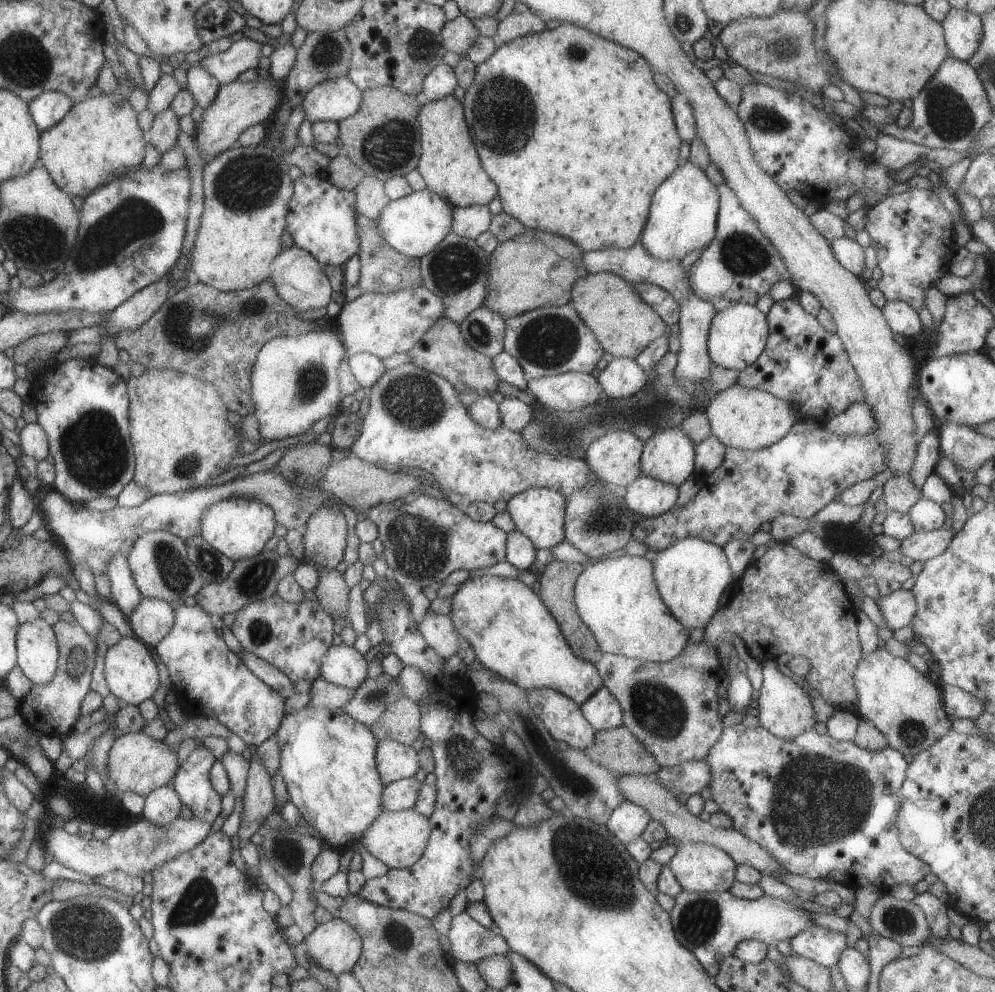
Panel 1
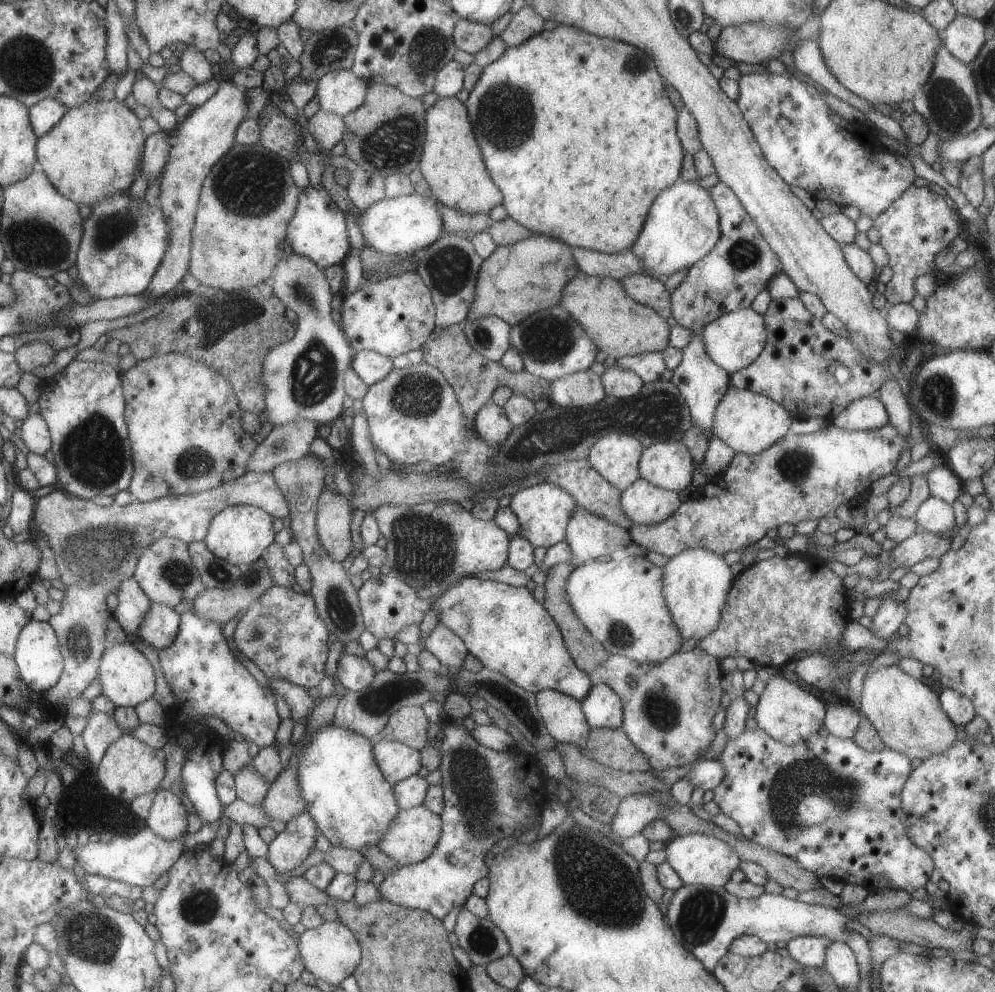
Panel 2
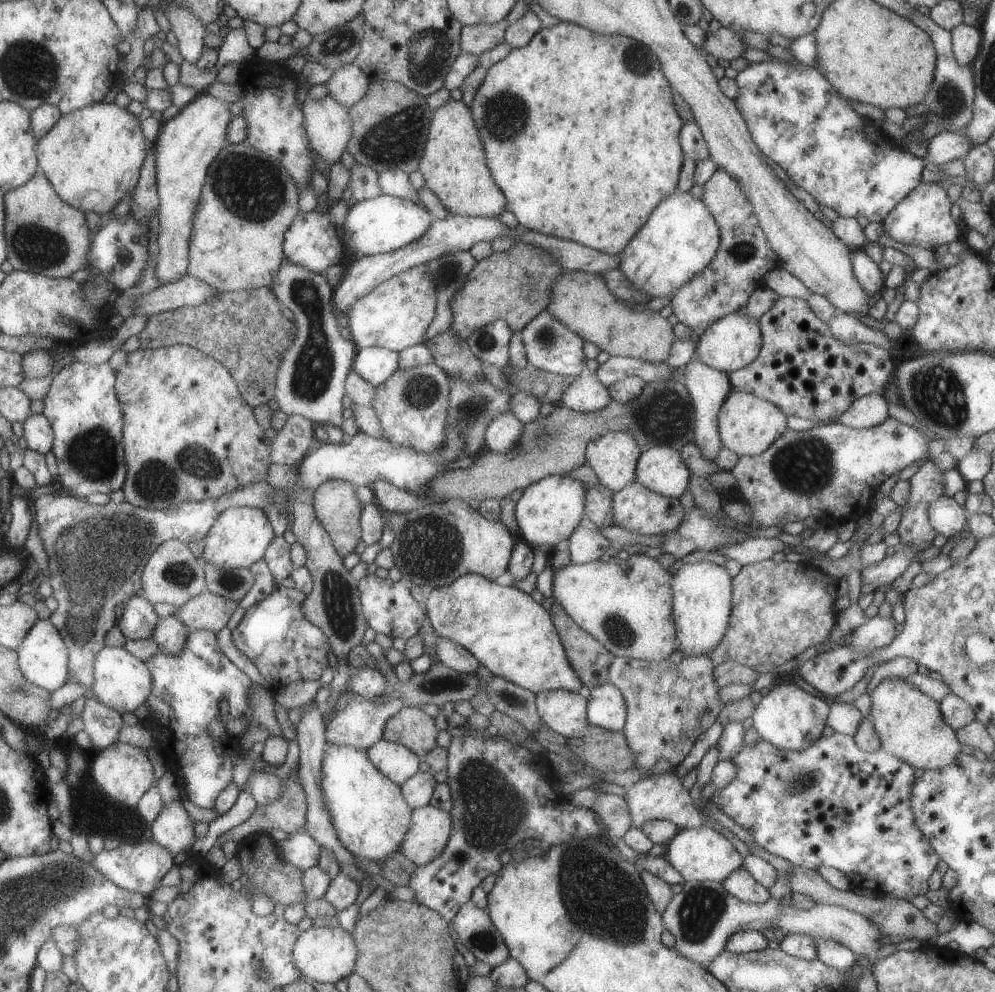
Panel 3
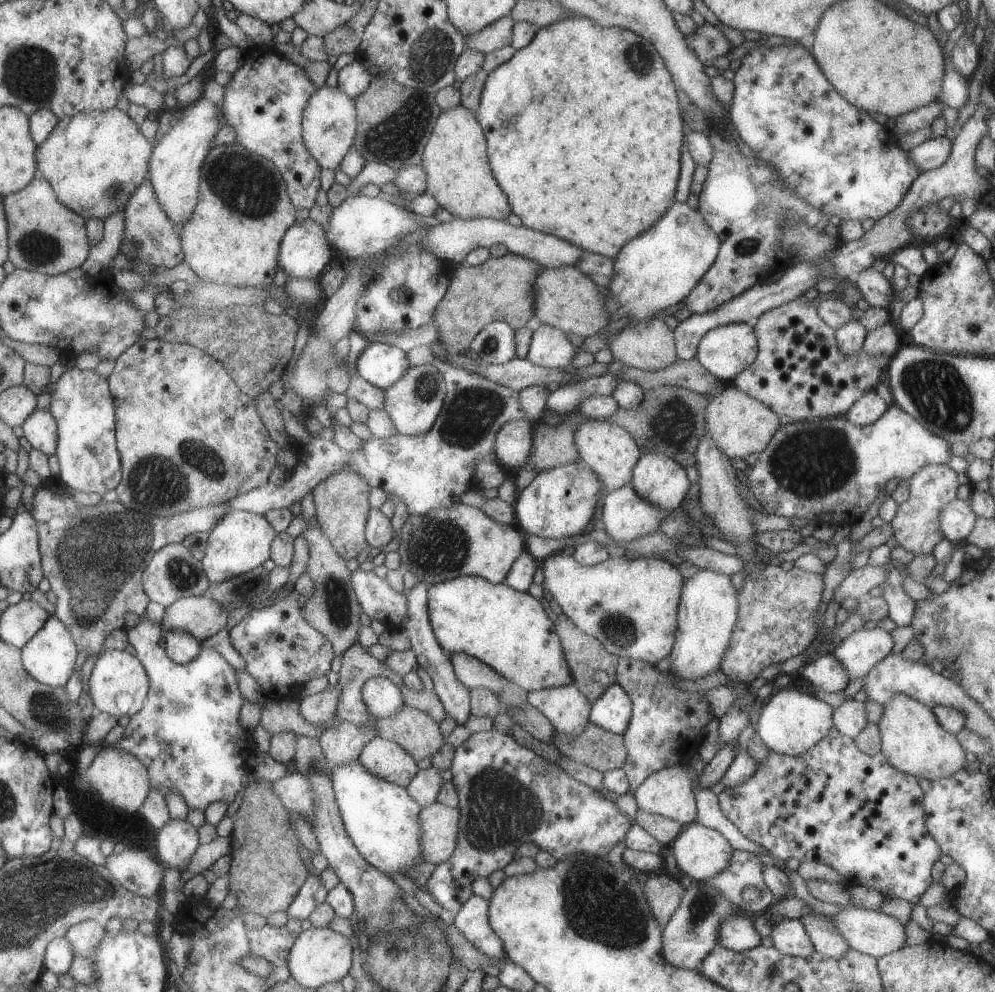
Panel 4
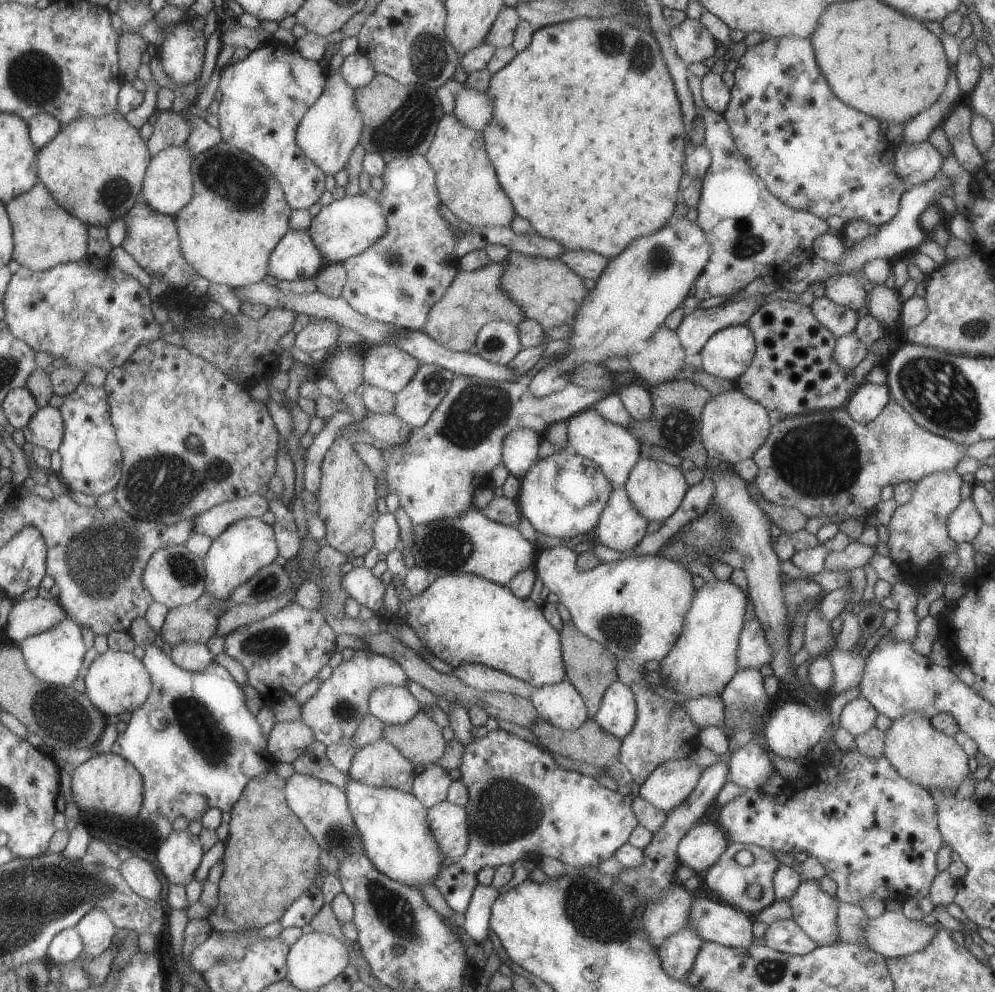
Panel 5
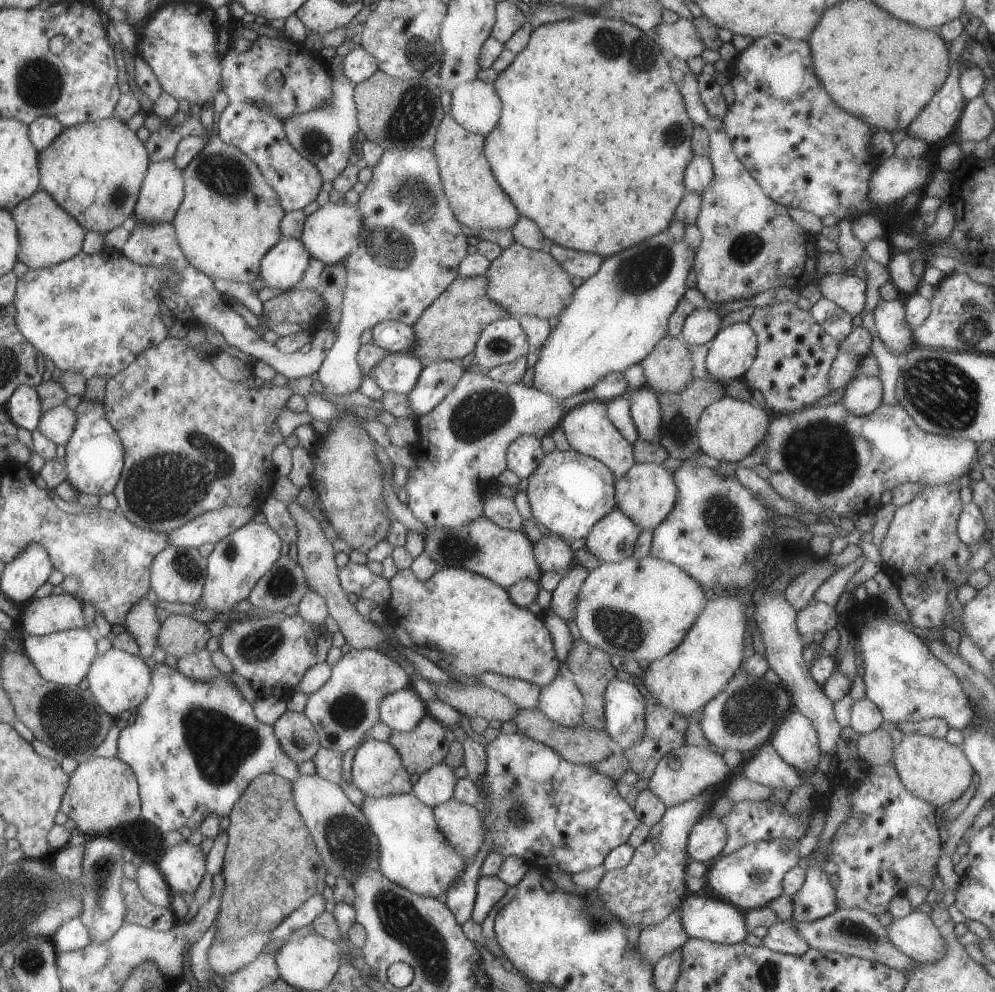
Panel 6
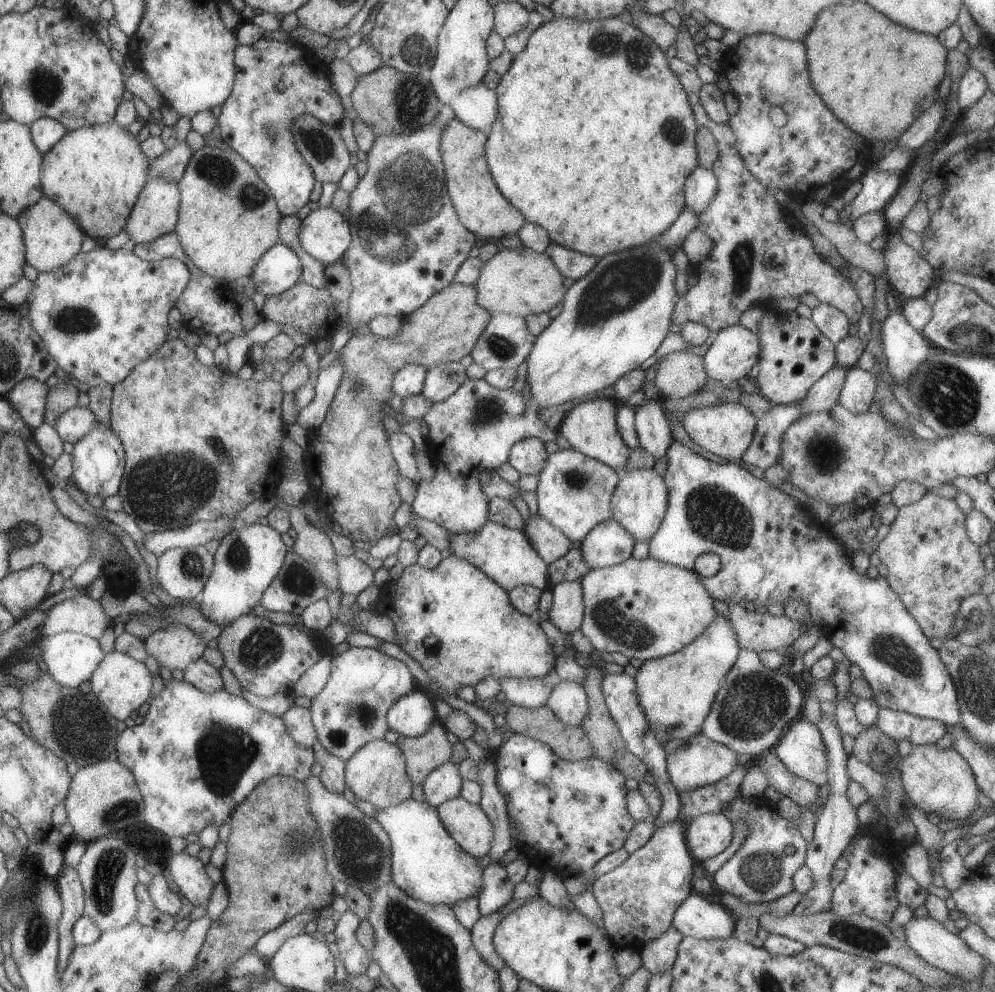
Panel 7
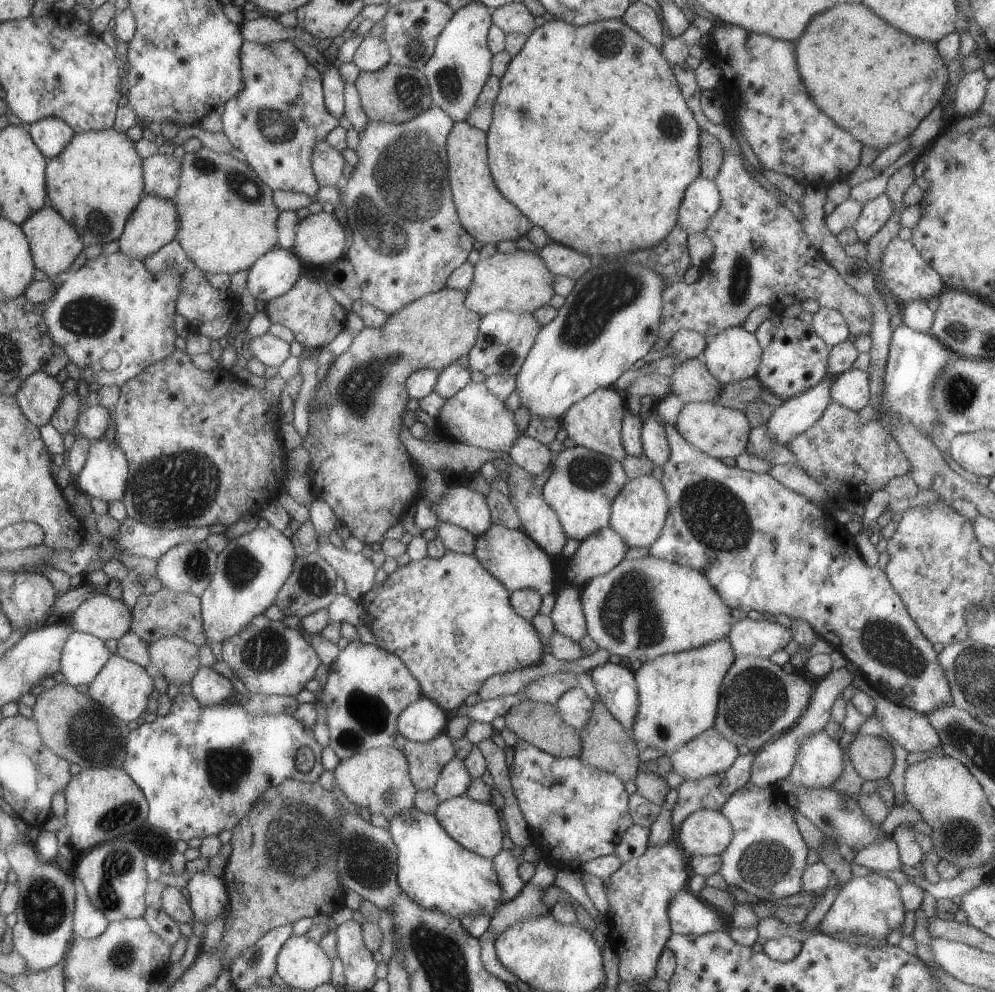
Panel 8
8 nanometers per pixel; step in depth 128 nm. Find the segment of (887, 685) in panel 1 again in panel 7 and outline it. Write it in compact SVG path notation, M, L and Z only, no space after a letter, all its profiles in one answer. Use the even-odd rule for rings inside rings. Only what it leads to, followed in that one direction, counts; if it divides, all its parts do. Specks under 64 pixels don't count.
M912 745L911 752L898 766L902 789L910 804L928 814L937 814L940 820L963 822L979 807L978 786L969 765L953 749L938 749L933 745Z

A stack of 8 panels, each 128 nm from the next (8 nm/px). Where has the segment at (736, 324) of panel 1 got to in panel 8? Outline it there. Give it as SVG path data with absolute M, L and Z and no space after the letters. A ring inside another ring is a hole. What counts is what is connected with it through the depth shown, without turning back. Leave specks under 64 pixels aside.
M727 327L716 334L706 344L700 359L707 367L707 370L720 383L734 383L756 374L761 358L761 349L754 334L743 329L743 327Z

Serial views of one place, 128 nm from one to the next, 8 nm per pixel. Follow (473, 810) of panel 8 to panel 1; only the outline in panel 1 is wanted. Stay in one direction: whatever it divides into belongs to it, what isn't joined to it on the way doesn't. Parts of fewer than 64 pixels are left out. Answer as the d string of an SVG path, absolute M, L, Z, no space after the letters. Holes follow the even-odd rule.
M413 809L383 811L364 832L363 846L389 869L406 870L421 858L429 838L429 820Z

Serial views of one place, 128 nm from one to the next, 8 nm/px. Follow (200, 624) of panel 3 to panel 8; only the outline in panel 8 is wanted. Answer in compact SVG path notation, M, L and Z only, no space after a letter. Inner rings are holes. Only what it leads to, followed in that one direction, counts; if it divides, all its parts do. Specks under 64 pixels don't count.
M161 637L147 644L147 648L150 656L151 672L157 672L168 684L174 682L178 688L181 688L184 684L189 684L200 667L198 647L179 637Z

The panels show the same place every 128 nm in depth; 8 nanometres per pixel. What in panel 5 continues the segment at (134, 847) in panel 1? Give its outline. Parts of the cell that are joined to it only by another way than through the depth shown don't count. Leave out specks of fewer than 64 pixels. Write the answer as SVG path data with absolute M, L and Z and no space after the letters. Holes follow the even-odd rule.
M131 856L123 861L117 869L124 881L140 897L152 901L159 900L161 894L161 882L157 878L157 872L151 868L147 861Z

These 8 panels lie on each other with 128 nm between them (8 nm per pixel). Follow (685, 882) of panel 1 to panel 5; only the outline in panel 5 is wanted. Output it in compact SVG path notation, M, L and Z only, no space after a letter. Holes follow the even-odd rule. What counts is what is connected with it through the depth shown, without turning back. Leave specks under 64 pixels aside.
M703 822L693 825L683 838L678 842L676 851L680 864L687 868L692 868L697 874L707 870L711 865L715 864L716 860L721 856L721 853L728 845L726 833L717 828L717 824L713 822Z

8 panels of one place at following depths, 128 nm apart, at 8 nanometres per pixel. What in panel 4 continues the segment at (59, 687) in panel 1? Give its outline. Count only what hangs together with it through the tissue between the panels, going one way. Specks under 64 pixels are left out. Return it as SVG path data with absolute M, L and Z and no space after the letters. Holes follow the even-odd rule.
M43 486L36 488L28 511L36 522L42 576L47 578L56 596L52 616L56 616L68 628L78 649L84 648L87 655L93 653L99 656L104 650L105 637L112 630L123 628L124 615L131 613L141 617L150 601L142 587L142 572L151 555L169 543L181 543L189 534L209 532L221 520L224 504L207 505L169 518L157 518L125 508L118 500L93 506L78 505L70 496L52 494Z

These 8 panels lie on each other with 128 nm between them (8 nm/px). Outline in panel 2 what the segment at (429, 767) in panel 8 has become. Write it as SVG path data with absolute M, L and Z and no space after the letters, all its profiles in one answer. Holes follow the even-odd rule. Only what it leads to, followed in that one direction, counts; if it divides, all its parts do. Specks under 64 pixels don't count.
M407 705L389 716L379 739L397 741L420 751L427 746L427 723L421 707Z

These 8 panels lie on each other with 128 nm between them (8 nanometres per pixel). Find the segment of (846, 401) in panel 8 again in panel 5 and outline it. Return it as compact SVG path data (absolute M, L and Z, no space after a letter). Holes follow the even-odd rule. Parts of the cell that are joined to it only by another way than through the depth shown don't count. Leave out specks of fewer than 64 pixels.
M867 381L857 385L844 404L847 414L859 424L867 424L890 401L886 384L872 384Z

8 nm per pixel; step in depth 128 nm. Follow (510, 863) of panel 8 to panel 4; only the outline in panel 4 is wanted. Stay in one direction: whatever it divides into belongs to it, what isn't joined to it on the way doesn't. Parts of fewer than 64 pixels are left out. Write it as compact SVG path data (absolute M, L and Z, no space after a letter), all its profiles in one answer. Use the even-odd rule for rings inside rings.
M472 894L449 918L477 950L491 958L498 959L505 957L505 951L501 940L491 930L488 921L488 904L488 900Z

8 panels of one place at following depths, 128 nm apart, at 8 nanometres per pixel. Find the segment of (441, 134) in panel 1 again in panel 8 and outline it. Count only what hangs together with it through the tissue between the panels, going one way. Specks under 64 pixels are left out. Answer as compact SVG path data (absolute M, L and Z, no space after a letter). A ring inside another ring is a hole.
M466 120L454 122L446 138L446 155L452 201L465 232L481 244L525 237L532 224L495 186L487 162L486 132L467 124Z

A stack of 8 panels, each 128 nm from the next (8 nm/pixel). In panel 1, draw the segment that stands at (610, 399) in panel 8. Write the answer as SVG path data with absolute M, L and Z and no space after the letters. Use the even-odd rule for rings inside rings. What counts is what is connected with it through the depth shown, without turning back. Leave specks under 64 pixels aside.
M626 431L595 438L584 450L585 464L603 483L627 487L641 475L643 443Z

